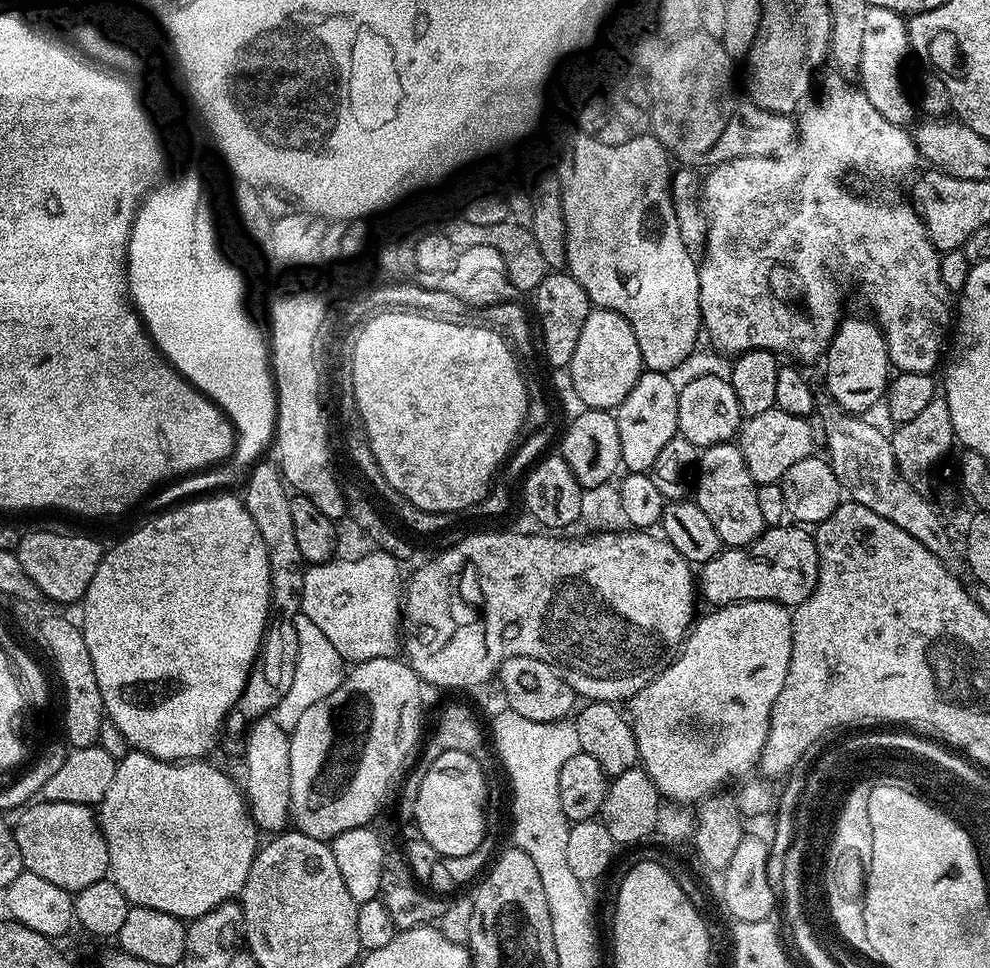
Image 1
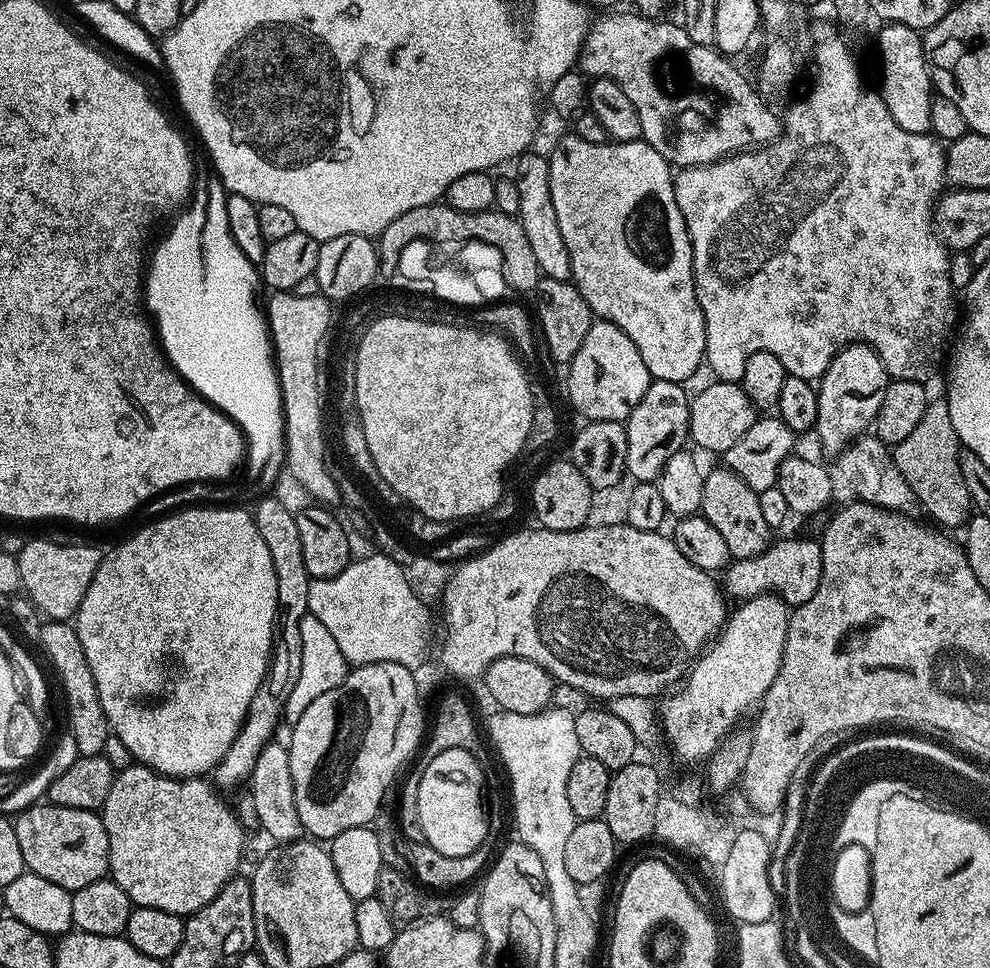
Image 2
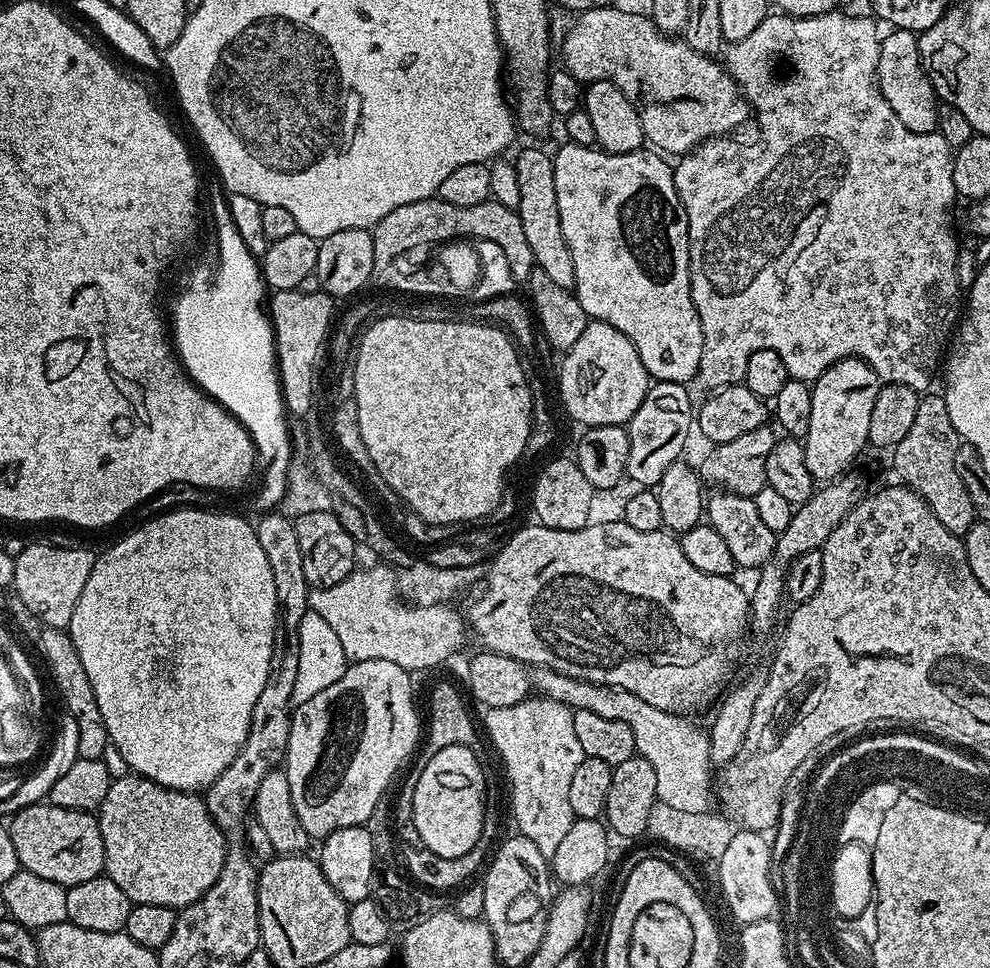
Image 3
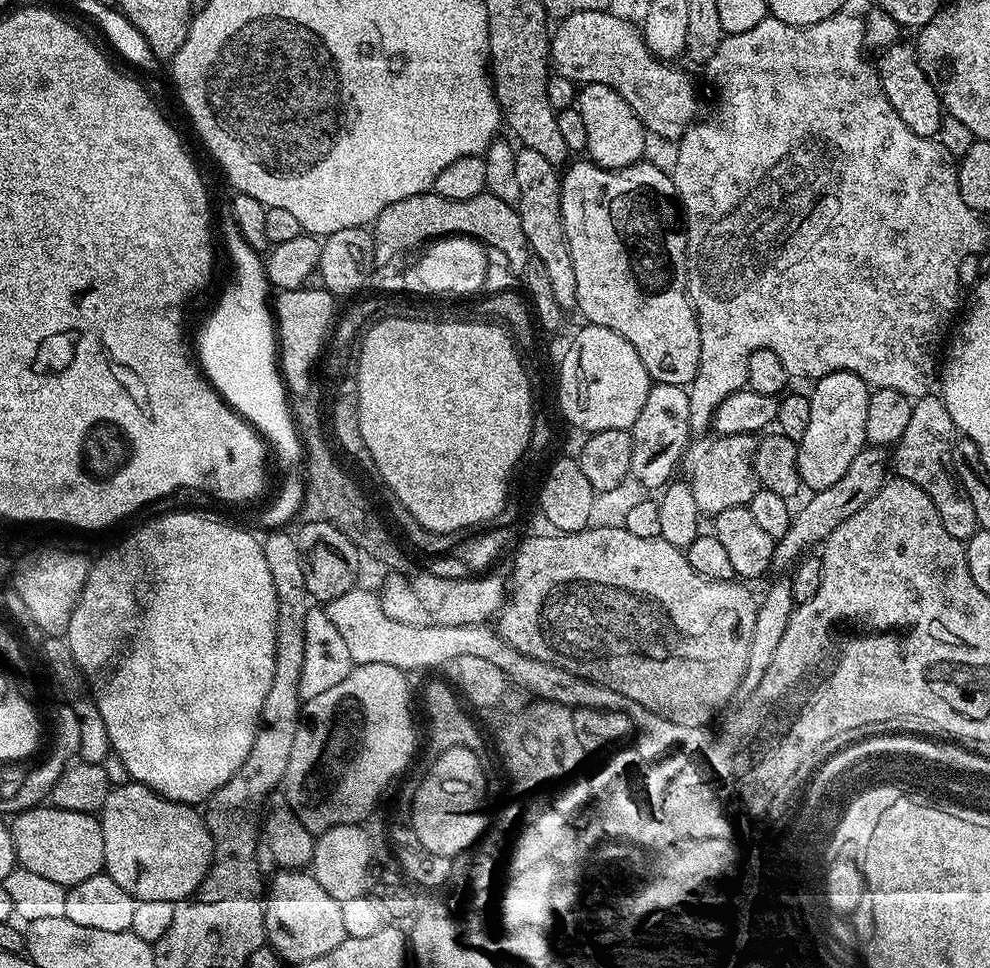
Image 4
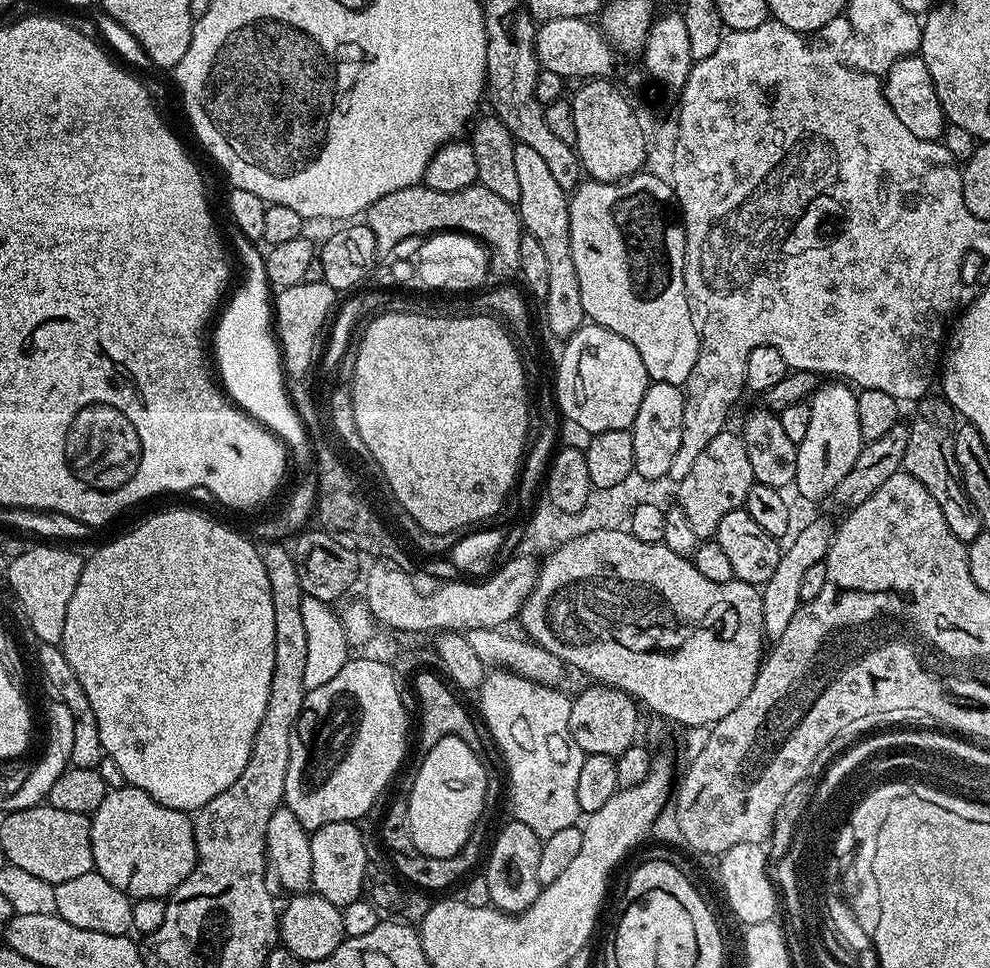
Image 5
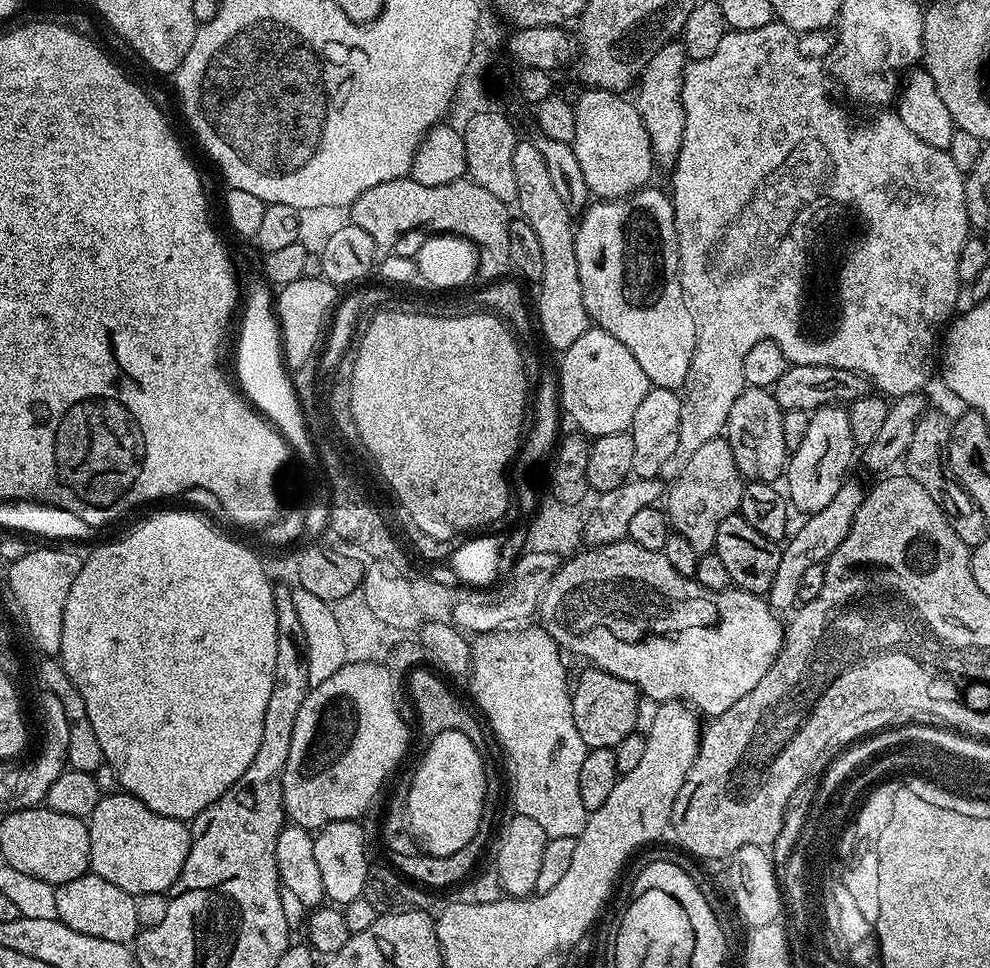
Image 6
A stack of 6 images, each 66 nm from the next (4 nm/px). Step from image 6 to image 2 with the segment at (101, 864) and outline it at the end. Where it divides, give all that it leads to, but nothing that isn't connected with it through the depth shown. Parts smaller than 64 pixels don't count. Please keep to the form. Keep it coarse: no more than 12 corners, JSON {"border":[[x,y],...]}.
{"border":[[135,762],[102,809],[110,879],[187,918],[239,873],[204,778]]}

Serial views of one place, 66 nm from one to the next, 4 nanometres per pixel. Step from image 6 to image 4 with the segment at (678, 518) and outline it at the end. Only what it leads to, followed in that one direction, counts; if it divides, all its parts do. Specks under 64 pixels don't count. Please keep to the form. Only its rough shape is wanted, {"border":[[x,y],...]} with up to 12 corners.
{"border":[[717,435],[690,477],[708,518],[745,507],[758,487],[757,437]]}

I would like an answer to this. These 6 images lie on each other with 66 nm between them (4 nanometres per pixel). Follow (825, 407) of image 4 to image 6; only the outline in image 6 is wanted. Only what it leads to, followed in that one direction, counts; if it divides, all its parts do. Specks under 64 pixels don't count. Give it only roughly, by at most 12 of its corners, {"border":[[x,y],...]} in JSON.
{"border":[[844,406],[811,413],[791,453],[786,496],[822,510],[846,482],[857,444]]}

